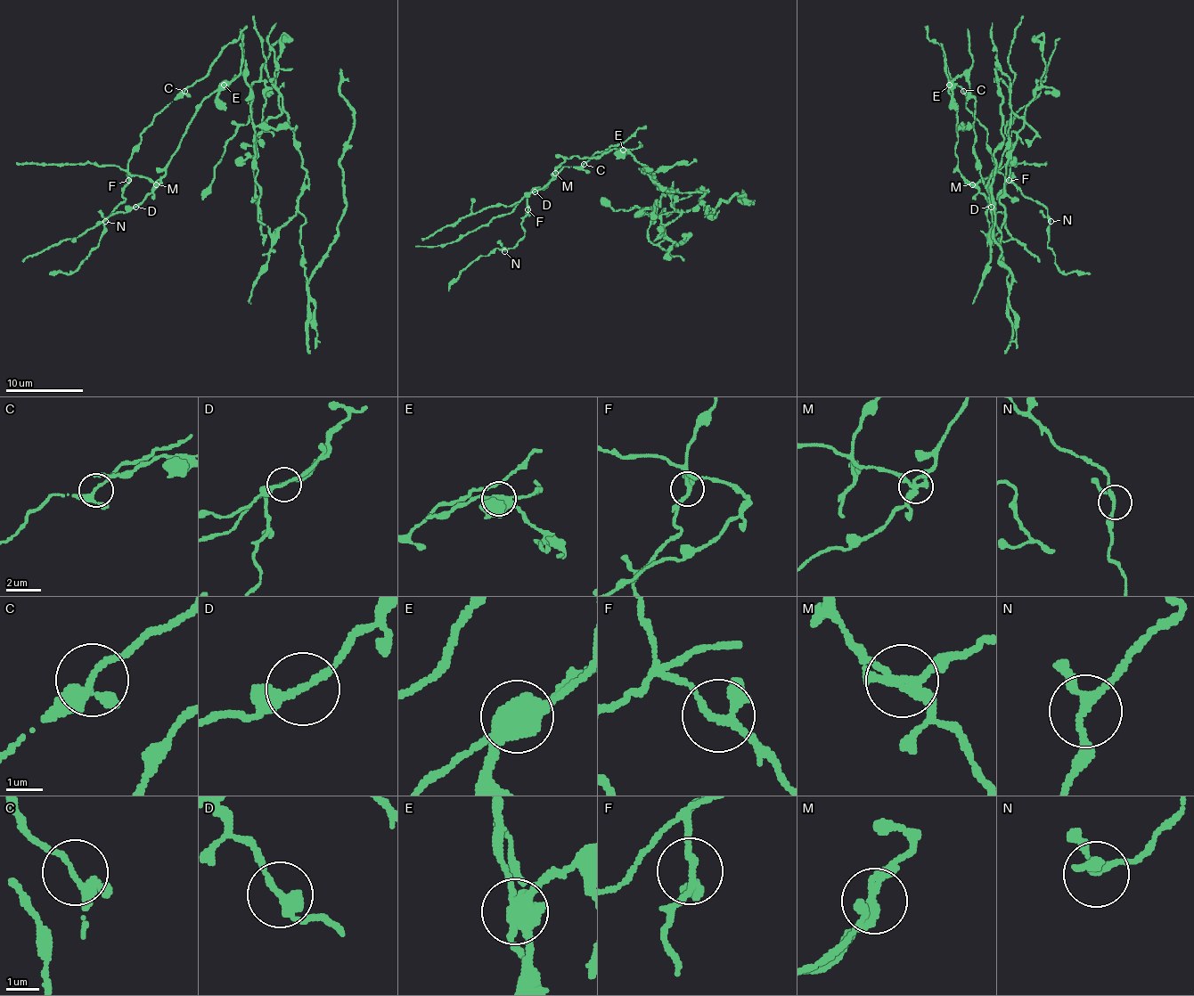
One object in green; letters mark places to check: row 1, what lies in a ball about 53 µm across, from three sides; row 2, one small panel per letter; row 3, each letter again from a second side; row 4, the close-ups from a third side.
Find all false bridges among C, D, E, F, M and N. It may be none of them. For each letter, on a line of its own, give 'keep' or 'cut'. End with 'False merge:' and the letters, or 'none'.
C: keep
D: keep
E: cut
F: keep
M: cut
N: keep
False merge: E, M

